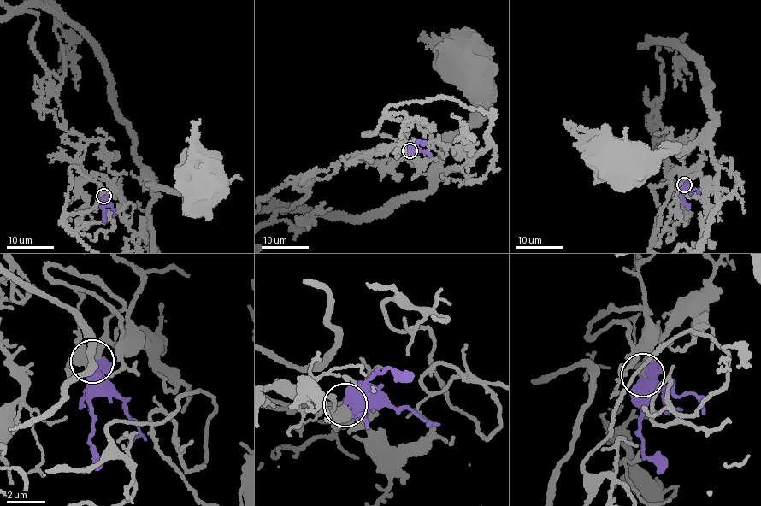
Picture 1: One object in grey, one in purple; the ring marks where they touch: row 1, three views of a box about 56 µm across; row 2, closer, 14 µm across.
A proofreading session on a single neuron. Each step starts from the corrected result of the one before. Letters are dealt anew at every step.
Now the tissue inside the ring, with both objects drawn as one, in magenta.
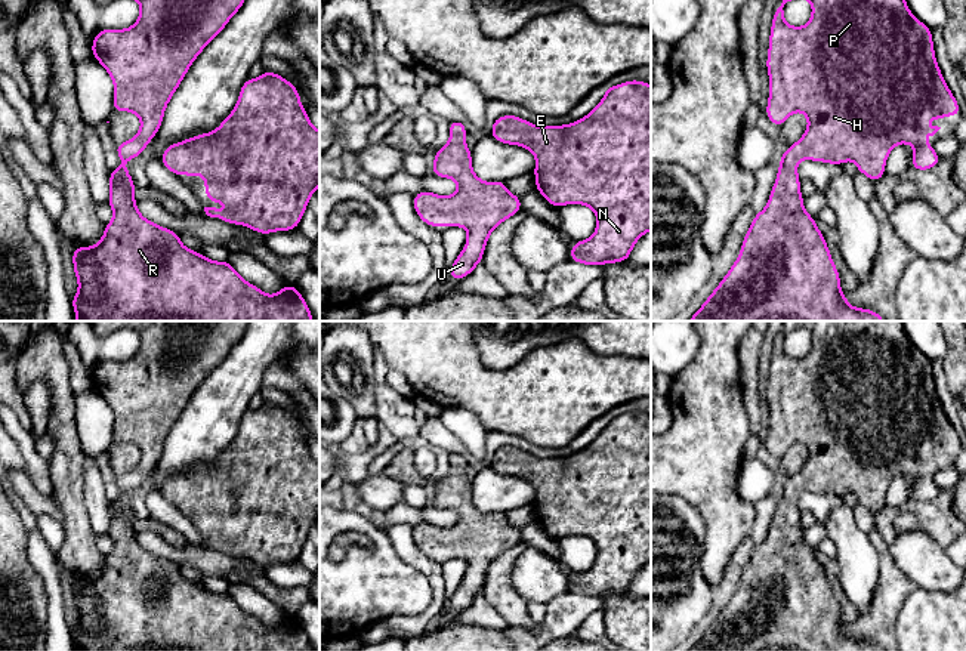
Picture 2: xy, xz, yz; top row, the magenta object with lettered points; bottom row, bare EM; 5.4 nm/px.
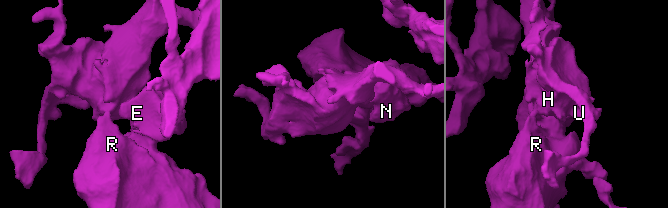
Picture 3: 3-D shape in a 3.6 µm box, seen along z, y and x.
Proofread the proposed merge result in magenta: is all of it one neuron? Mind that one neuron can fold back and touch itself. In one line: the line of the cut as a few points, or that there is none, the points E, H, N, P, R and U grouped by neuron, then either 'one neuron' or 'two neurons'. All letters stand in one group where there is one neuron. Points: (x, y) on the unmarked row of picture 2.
cut none; groups E H N P R U; one neuron

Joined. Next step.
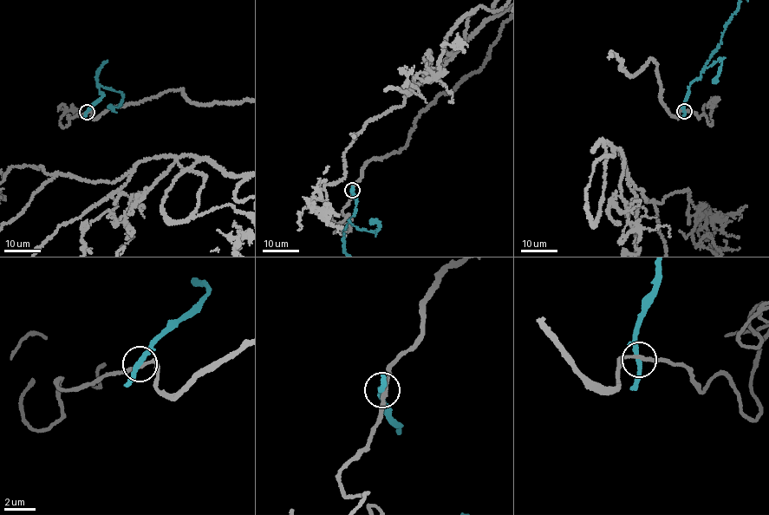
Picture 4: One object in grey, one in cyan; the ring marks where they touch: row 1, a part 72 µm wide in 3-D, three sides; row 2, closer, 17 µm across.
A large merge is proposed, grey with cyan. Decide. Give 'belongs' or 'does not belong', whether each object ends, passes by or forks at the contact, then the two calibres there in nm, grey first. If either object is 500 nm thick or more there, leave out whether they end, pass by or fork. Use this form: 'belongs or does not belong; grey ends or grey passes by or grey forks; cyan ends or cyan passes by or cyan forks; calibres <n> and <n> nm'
does not belong; grey passes by; cyan passes by; calibres 200 and 280 nm

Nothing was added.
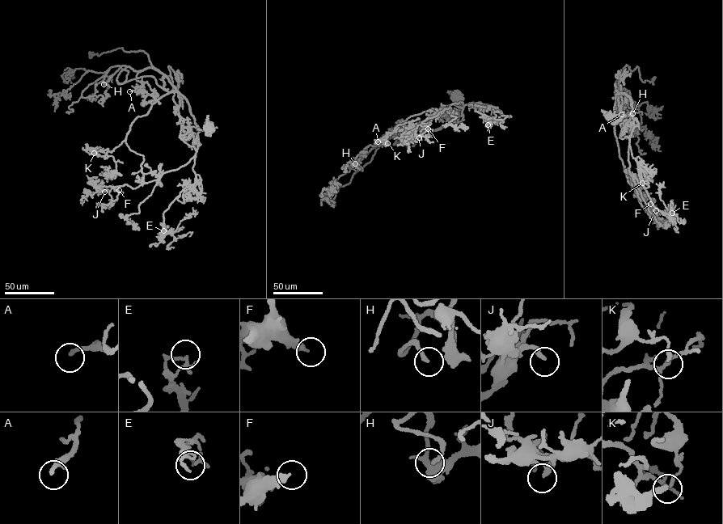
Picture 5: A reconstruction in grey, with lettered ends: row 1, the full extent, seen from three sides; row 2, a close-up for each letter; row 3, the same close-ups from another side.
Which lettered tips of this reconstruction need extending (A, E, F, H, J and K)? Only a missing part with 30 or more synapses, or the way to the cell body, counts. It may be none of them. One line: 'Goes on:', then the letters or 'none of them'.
Goes on: A, F, H

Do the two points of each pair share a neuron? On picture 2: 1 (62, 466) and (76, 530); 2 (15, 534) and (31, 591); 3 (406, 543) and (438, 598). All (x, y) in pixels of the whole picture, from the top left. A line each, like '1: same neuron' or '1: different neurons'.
1: same neuron
2: same neuron
3: same neuron

